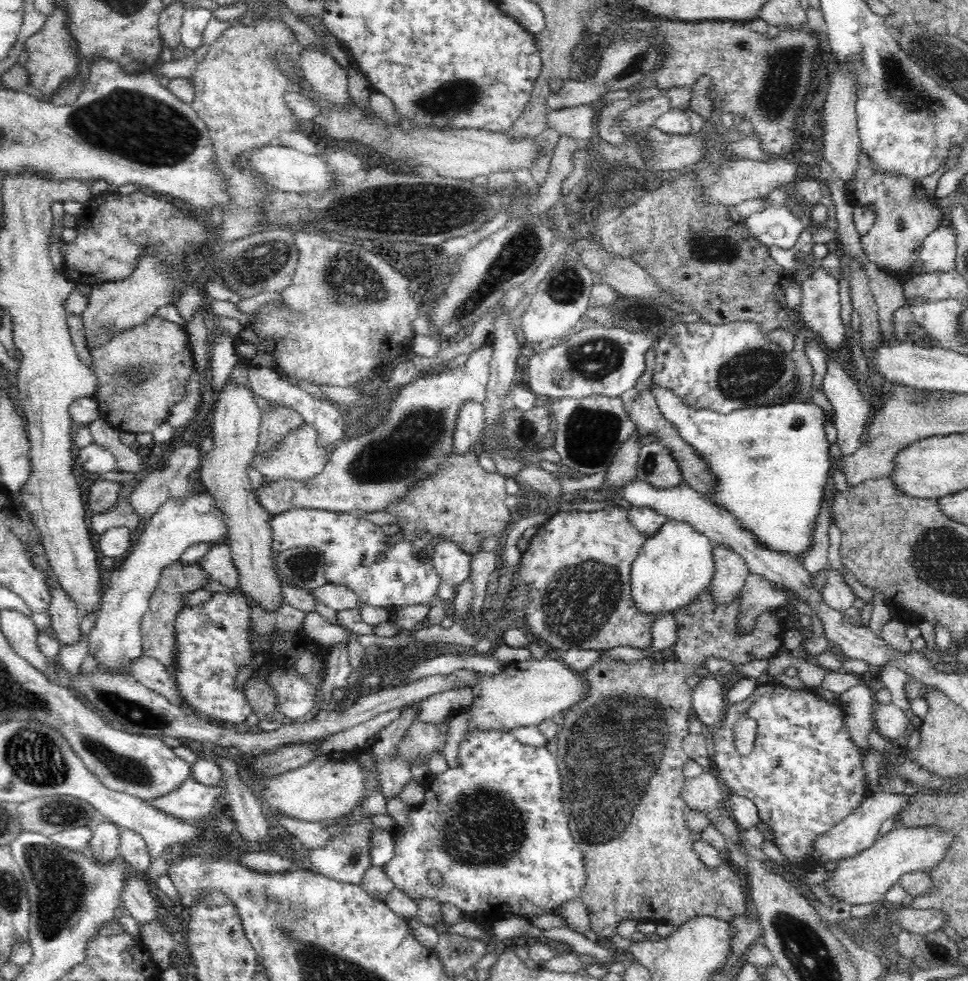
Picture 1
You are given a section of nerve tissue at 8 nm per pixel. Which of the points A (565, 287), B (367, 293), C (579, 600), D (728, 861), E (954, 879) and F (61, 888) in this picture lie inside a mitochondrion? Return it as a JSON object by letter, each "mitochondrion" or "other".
{"A":"mitochondrion","B":"mitochondrion","C":"mitochondrion","D":"other","E":"other","F":"mitochondrion"}

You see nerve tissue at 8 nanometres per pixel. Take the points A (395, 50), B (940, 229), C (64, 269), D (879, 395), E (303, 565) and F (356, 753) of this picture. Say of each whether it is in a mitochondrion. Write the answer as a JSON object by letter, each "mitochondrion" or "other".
{"A":"other","B":"other","C":"other","D":"other","E":"mitochondrion","F":"other"}

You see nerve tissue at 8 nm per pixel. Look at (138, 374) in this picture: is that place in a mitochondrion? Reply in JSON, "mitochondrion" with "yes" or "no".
{"mitochondrion":"yes"}

